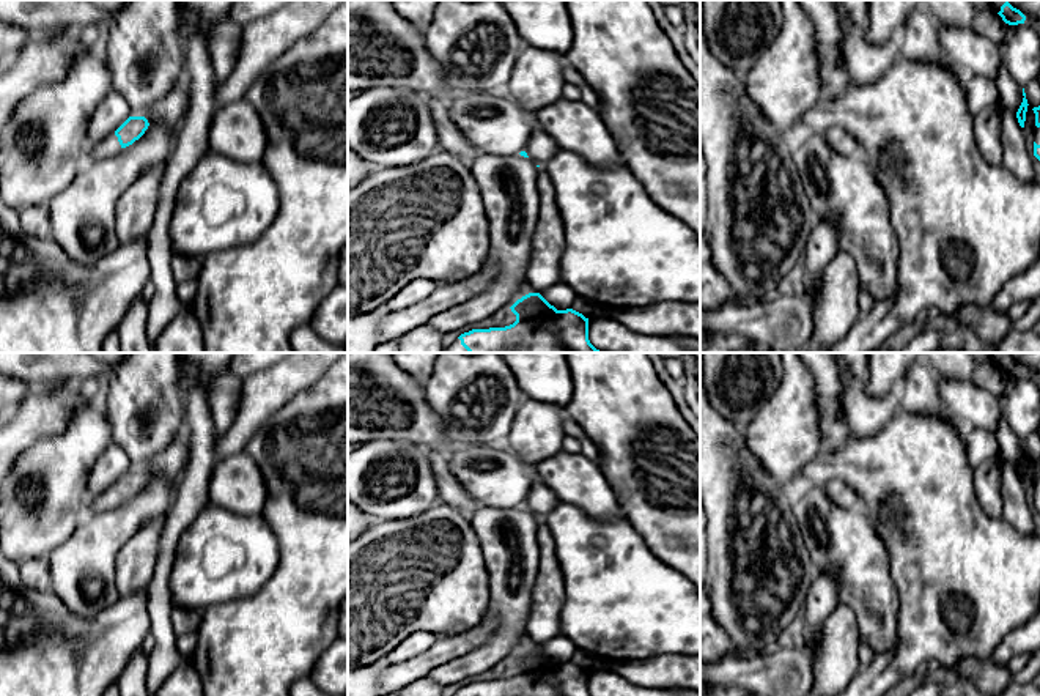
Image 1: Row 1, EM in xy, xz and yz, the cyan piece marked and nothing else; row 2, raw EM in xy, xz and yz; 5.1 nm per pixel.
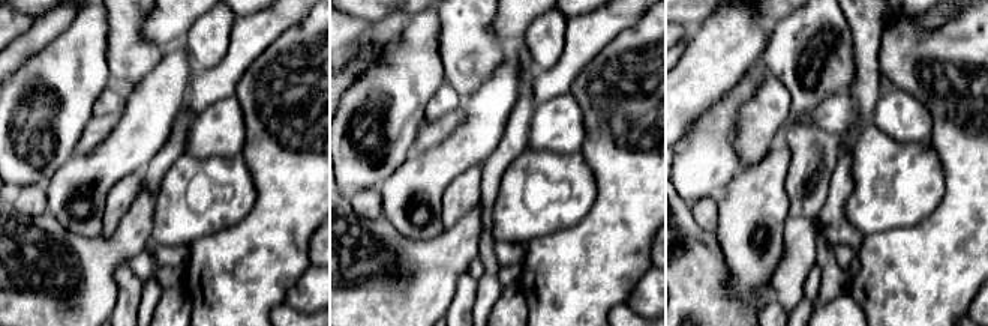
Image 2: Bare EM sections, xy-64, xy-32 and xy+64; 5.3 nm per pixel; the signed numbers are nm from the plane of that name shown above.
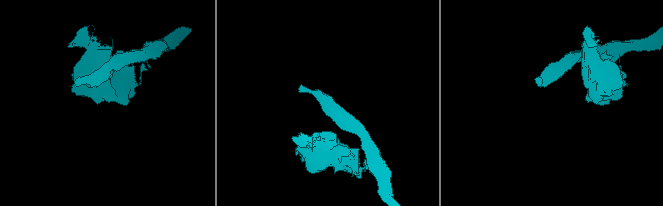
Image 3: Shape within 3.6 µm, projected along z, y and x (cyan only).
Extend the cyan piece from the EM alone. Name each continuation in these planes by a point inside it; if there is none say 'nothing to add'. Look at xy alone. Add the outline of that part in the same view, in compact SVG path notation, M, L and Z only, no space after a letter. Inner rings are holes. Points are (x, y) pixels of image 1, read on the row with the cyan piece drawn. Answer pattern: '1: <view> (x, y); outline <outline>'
1: xy (109, 145); outline M112 132L104 140L96 143L93 148L87 150L85 161L102 159L105 156L115 154L120 150L121 150L121 145L118 142L118 137L115 135L115 132Z

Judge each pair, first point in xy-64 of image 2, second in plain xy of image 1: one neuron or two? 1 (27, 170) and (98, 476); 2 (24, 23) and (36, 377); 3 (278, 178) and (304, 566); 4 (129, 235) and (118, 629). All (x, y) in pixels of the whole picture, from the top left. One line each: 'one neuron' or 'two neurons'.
1: two neurons
2: two neurons
3: one neuron
4: one neuron

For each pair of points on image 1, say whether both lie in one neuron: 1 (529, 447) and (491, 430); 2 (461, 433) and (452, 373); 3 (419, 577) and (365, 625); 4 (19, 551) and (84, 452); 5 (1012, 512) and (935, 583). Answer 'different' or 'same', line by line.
1: different
2: same
3: same
4: same
5: different

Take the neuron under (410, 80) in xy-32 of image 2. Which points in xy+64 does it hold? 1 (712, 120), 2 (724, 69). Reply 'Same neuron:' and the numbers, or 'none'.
Same neuron: 1

